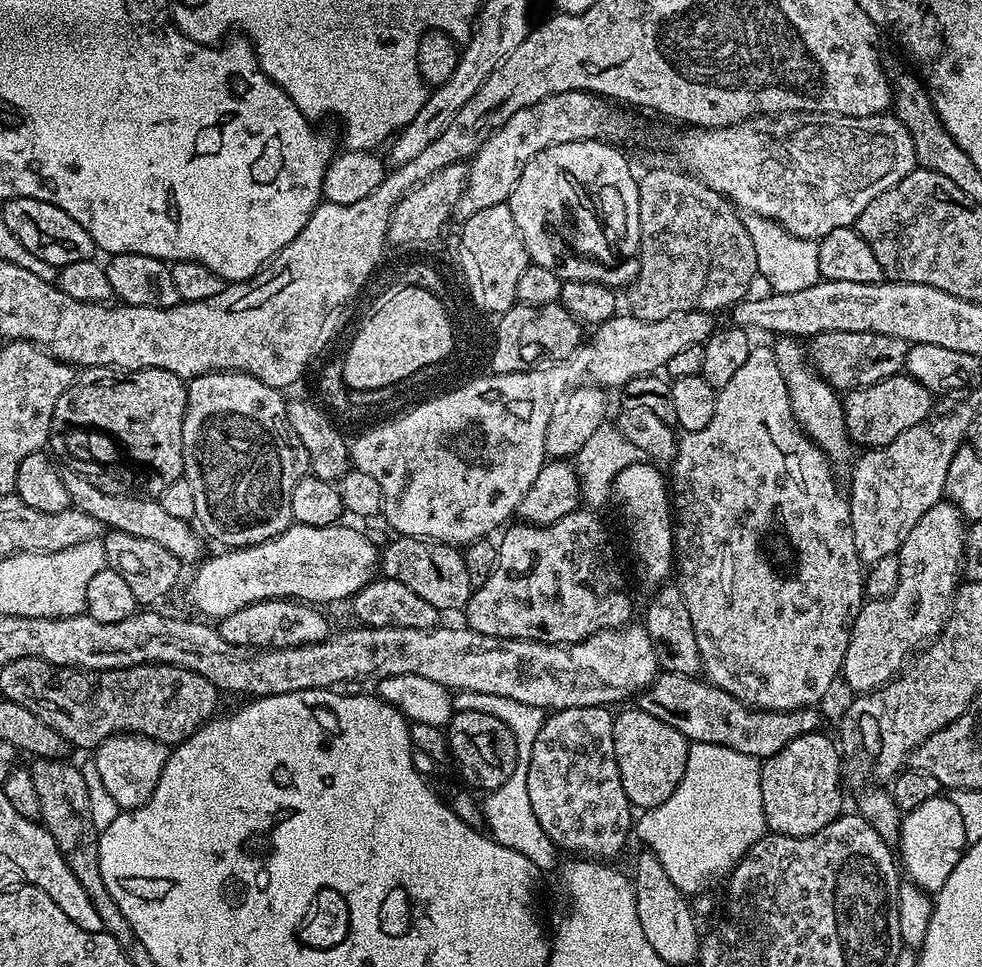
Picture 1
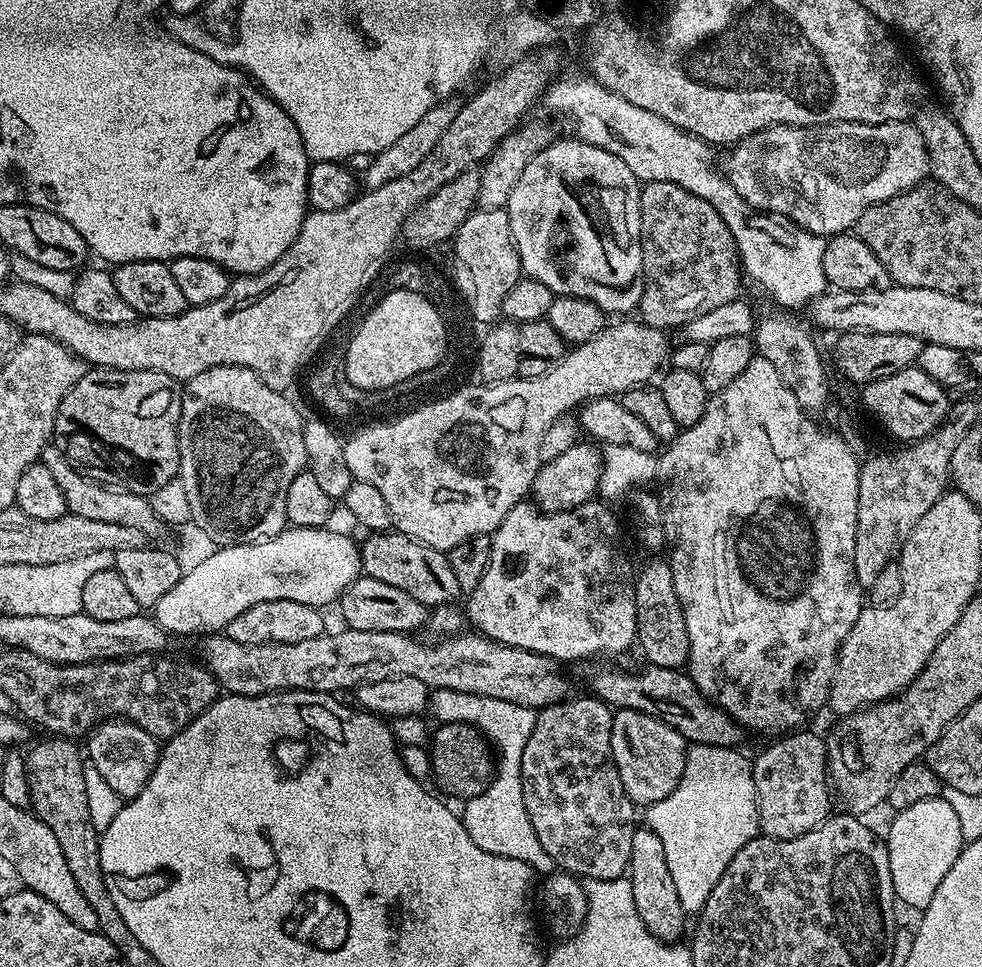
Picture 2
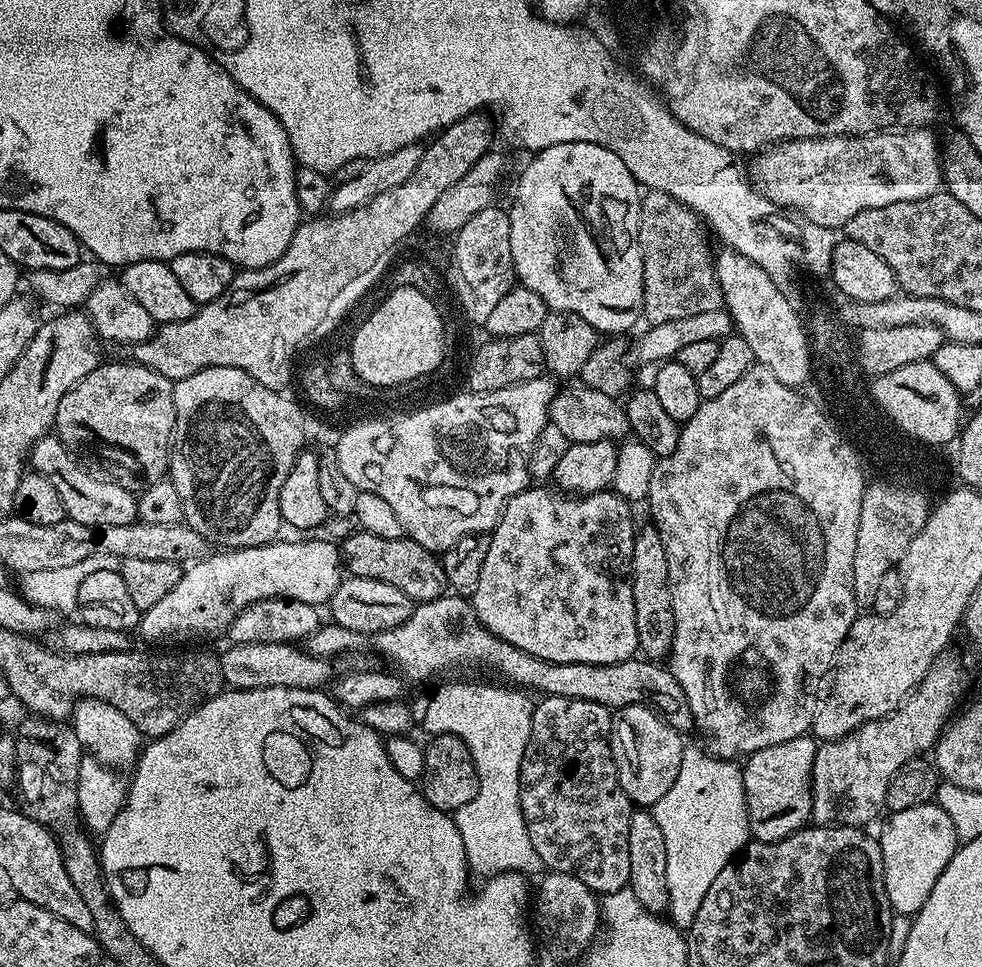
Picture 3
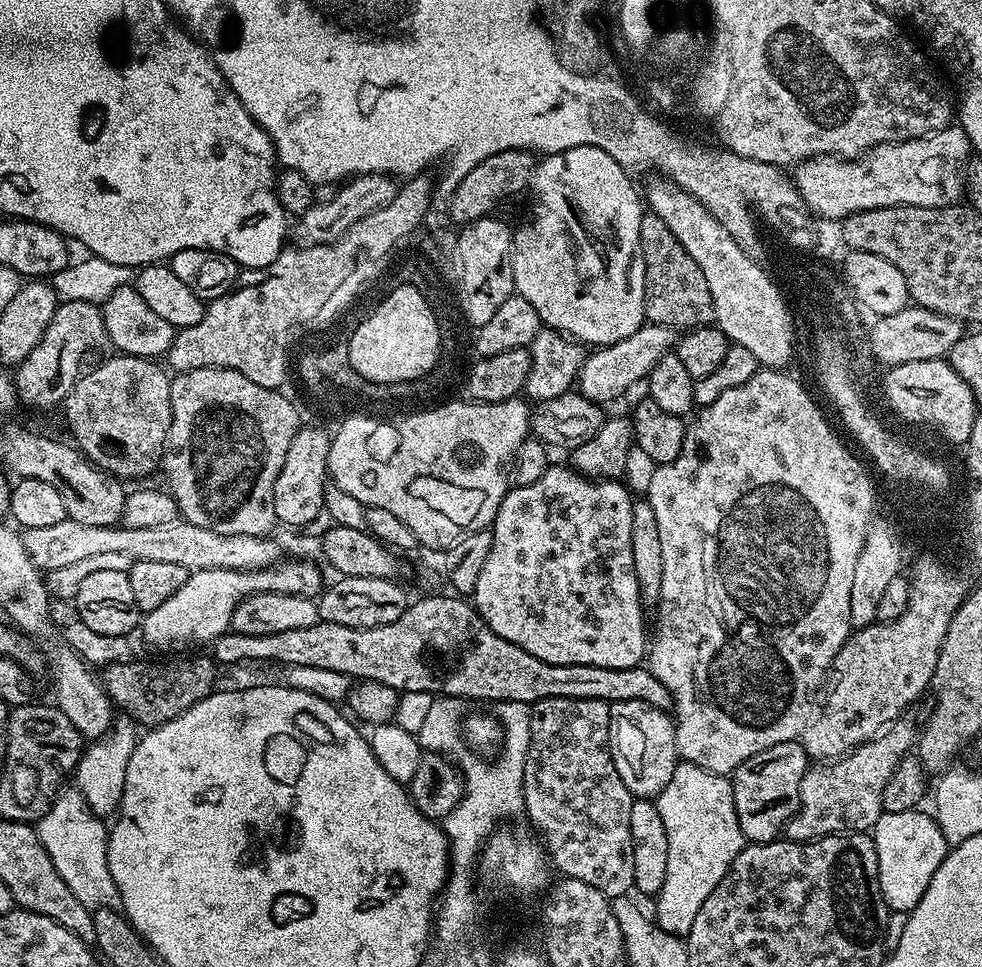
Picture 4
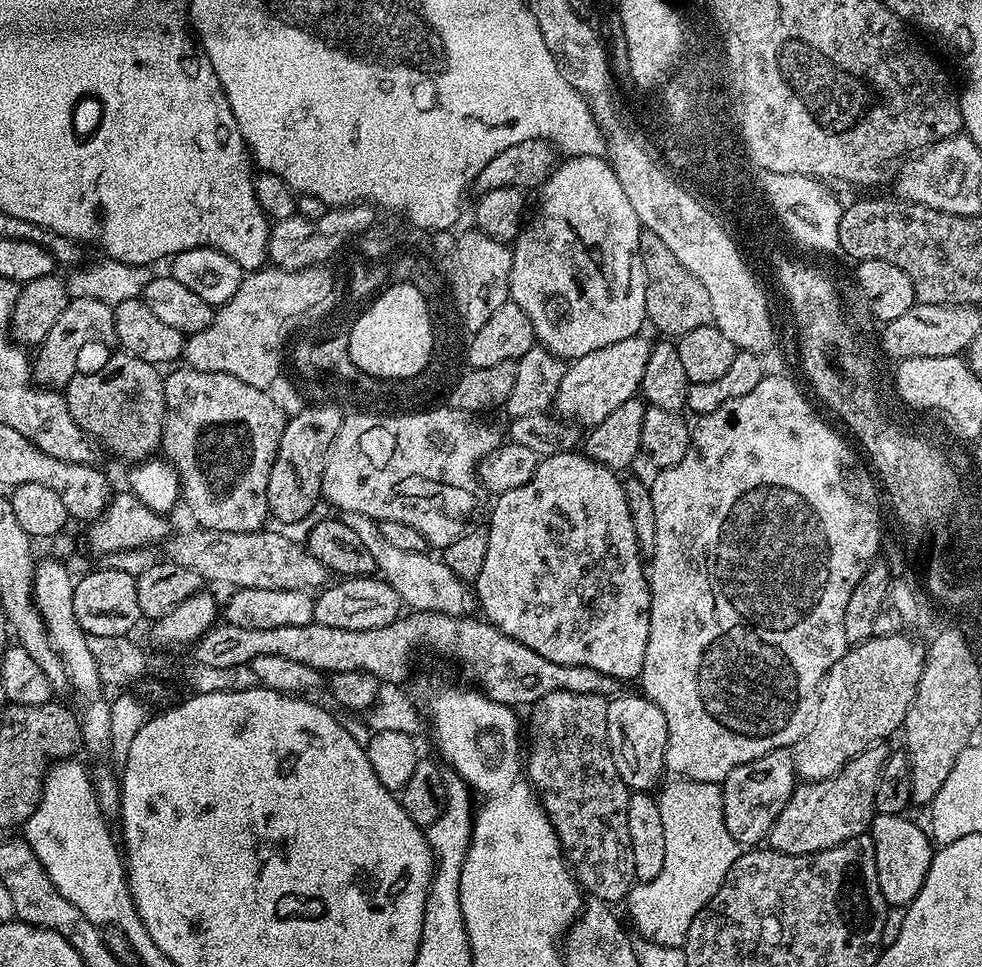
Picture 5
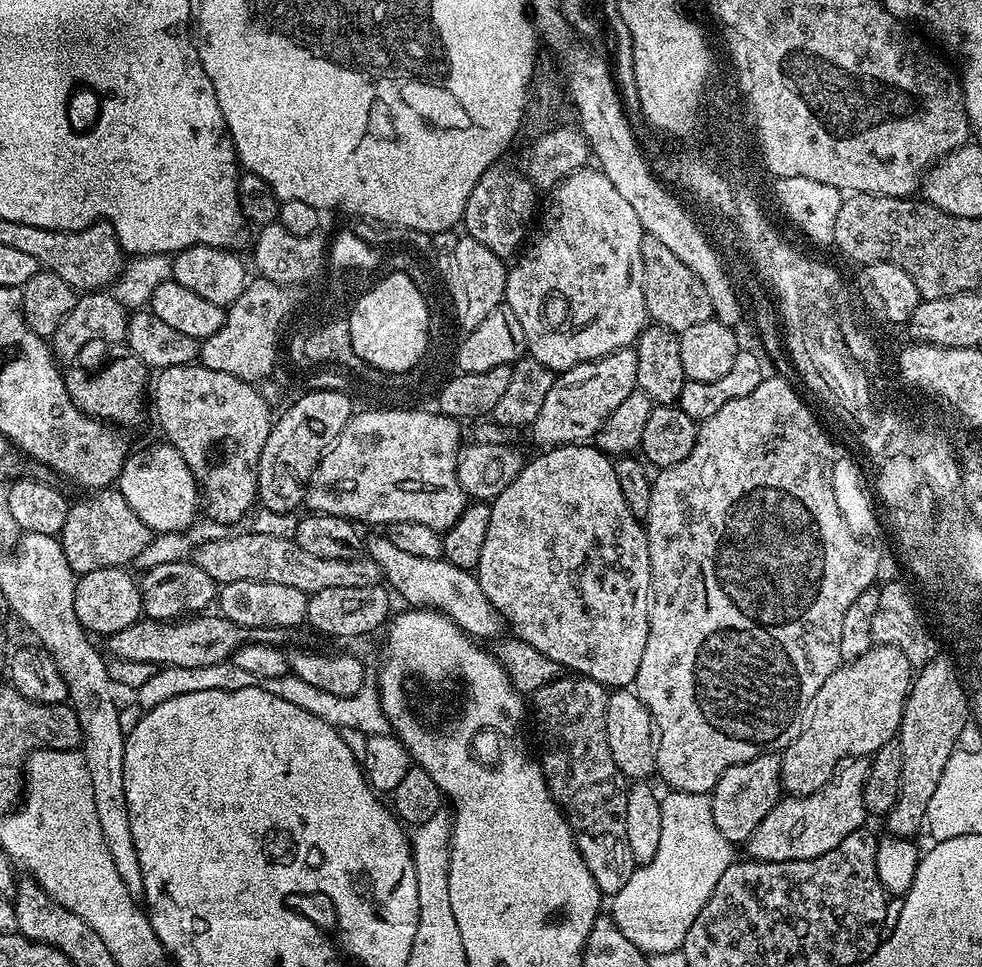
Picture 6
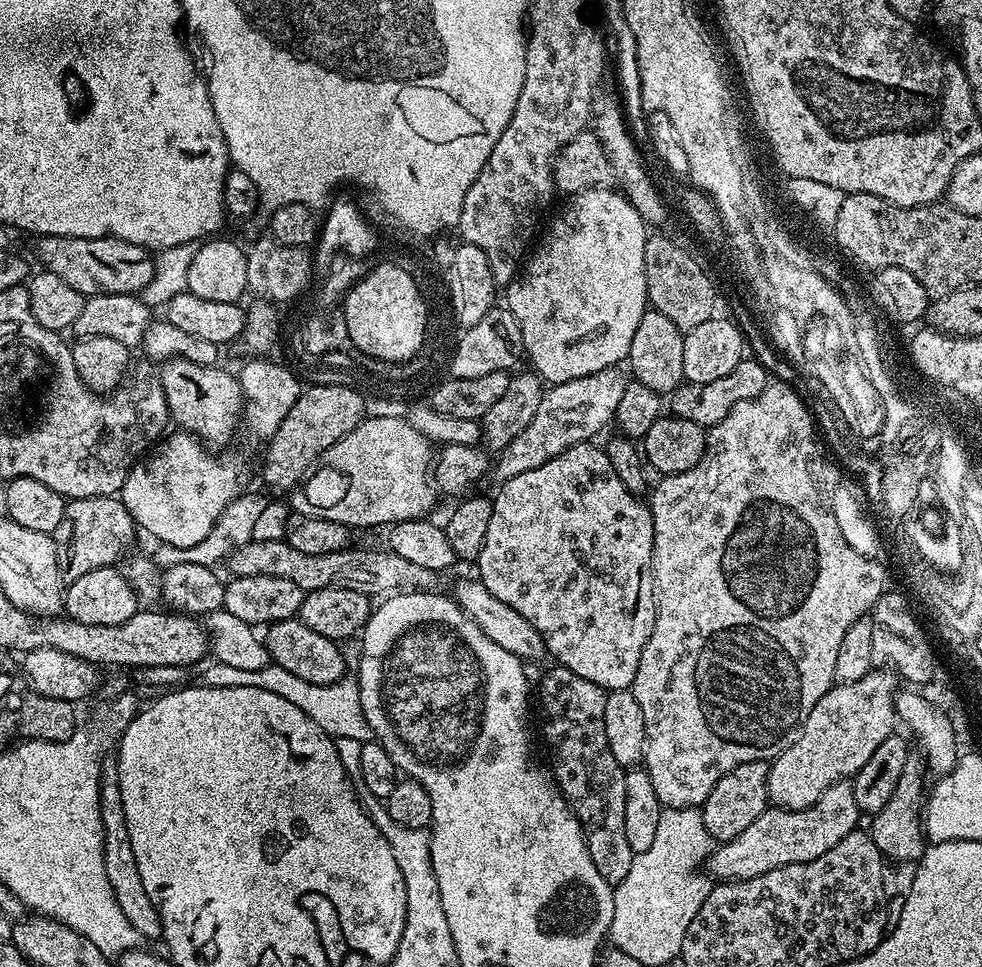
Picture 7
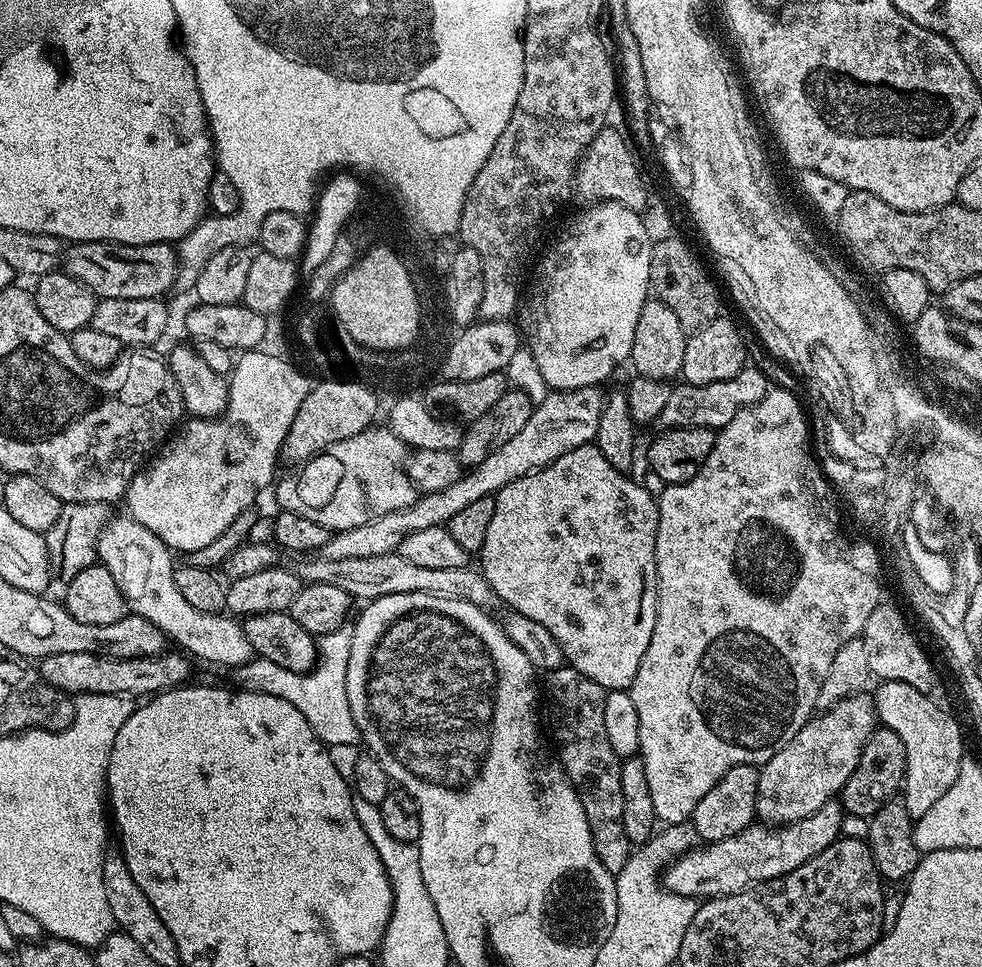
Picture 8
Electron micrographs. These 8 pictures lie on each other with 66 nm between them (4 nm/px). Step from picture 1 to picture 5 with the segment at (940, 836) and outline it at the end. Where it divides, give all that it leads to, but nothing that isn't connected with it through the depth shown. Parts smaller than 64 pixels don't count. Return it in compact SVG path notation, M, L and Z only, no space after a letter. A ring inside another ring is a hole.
M876 813L869 828L872 845L875 848L879 886L889 907L894 905L907 907L911 904L922 888L934 855L934 846L929 833L908 818L903 815Z

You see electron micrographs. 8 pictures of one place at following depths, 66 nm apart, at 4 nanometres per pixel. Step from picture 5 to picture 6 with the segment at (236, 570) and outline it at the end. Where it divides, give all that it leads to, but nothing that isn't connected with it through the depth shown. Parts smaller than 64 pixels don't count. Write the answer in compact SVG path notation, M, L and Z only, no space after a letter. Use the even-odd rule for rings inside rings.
M240 532L237 536L208 540L197 550L194 562L220 586L230 582L279 582L281 586L294 586L311 594L337 586L374 586L382 580L380 568L371 558L317 558L302 550L295 539L271 536L268 532Z

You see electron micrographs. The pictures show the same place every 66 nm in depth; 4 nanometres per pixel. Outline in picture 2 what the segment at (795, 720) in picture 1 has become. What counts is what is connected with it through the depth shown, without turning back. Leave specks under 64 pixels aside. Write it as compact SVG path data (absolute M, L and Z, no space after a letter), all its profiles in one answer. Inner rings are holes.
M644 666L641 672L604 668L593 678L590 692L613 710L638 710L666 722L671 728L678 730L678 734L682 734L689 745L705 744L723 748L736 748L739 745L742 735L740 725L700 693L687 671L651 666Z

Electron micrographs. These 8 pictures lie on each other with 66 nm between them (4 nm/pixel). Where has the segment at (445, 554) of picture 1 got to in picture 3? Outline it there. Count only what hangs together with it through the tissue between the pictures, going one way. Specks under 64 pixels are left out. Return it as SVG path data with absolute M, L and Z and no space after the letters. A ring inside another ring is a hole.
M356 530L353 536L346 537L342 543L342 564L353 576L374 578L378 582L390 582L390 586L398 586L398 590L402 590L414 602L433 600L449 591L444 565L437 553L404 536L378 538L378 534Z

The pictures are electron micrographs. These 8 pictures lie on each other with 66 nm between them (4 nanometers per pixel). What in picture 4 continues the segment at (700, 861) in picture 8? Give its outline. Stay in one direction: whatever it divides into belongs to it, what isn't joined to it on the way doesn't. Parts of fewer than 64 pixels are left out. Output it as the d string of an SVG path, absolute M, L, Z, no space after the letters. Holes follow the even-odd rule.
M907 719L893 720L883 732L875 735L864 744L859 744L853 752L848 752L831 762L817 763L809 767L802 778L800 791L800 809L788 820L786 836L789 840L817 840L820 836L834 836L842 832L867 833L872 830L883 808L883 791L886 782L890 782L890 774L898 766L898 762L913 751L918 732L907 724Z

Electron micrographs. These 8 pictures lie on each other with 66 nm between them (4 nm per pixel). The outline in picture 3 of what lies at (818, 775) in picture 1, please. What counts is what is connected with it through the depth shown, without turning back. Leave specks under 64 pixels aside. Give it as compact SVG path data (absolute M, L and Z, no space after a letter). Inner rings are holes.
M811 735L790 738L790 742L778 742L778 746L766 746L751 753L743 761L744 793L748 811L748 831L753 841L778 842L790 834L800 831L812 818L812 767L818 747Z

